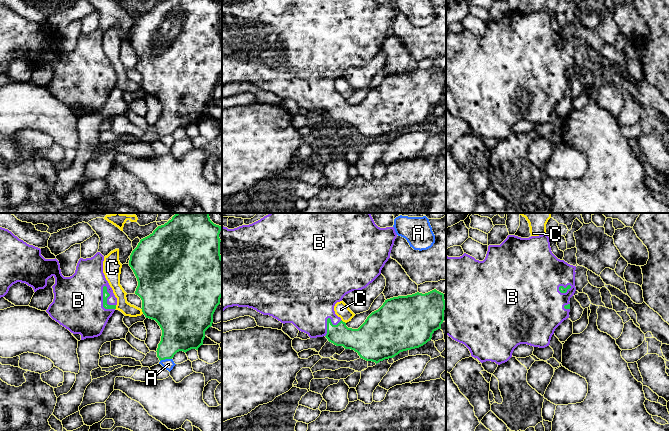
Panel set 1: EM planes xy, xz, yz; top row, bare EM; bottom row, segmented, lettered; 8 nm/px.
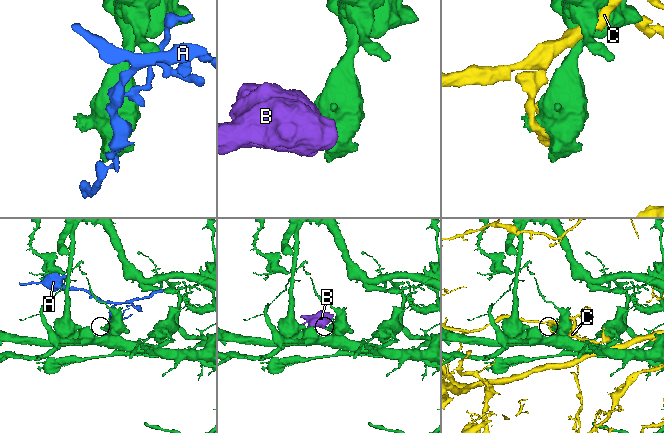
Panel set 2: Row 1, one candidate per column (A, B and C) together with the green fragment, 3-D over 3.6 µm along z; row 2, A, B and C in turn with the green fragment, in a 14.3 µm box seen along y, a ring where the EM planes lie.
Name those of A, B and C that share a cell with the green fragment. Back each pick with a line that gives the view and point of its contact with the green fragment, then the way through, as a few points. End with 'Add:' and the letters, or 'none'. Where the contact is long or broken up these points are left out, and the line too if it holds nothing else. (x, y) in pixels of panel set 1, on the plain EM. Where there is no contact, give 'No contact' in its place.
B: Touches green at xy (103, 77). Path across: xy (105, 70), (103, 77), (78, 76)
Add: B

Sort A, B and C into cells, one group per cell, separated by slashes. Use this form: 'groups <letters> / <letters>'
groups A / B / C

